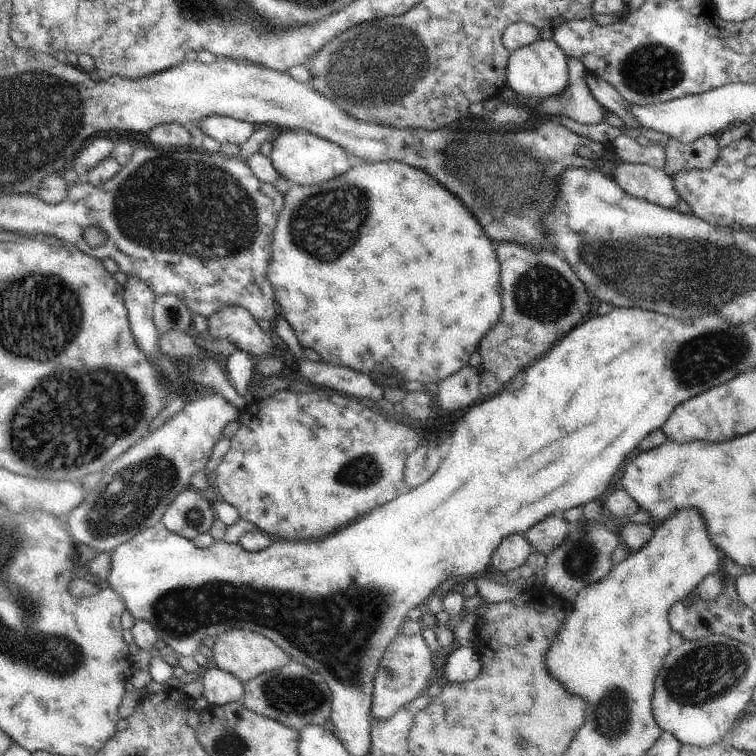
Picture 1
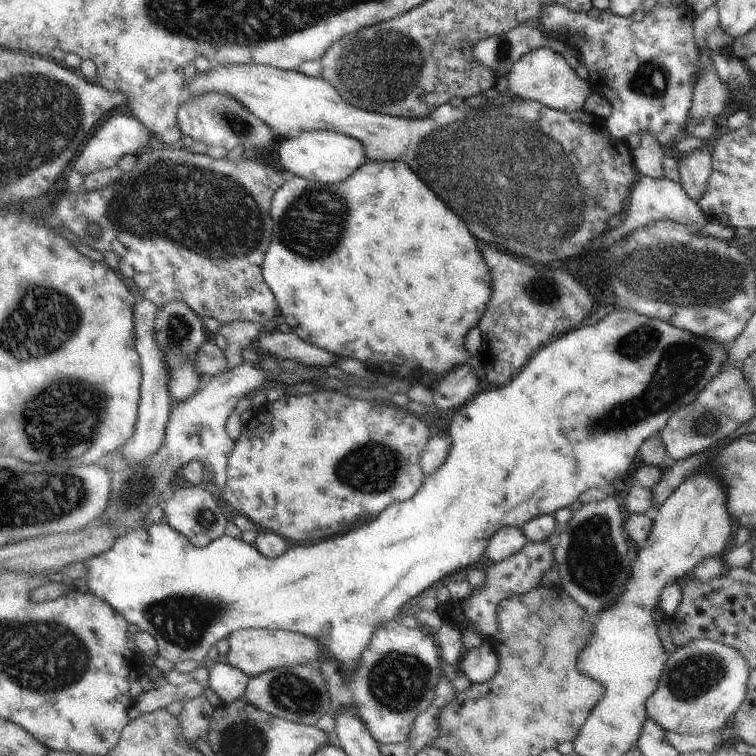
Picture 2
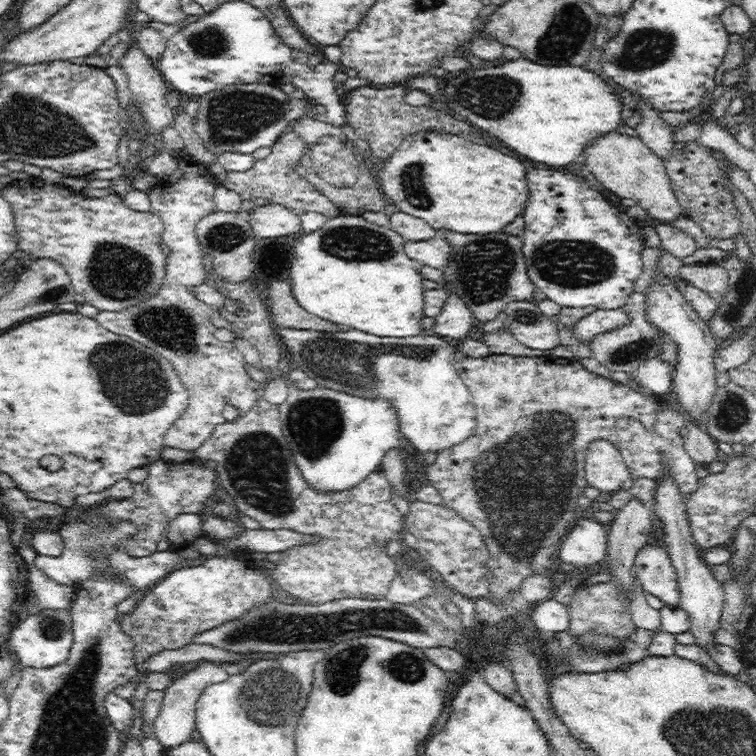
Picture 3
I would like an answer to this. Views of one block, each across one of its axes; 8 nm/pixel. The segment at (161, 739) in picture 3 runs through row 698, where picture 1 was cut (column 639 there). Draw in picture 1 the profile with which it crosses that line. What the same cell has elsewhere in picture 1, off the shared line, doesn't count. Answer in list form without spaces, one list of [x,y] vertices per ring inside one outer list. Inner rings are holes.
[[[622,161],[614,168],[613,179],[629,195],[664,208],[676,208],[676,202],[680,199],[671,176],[644,163]]]

